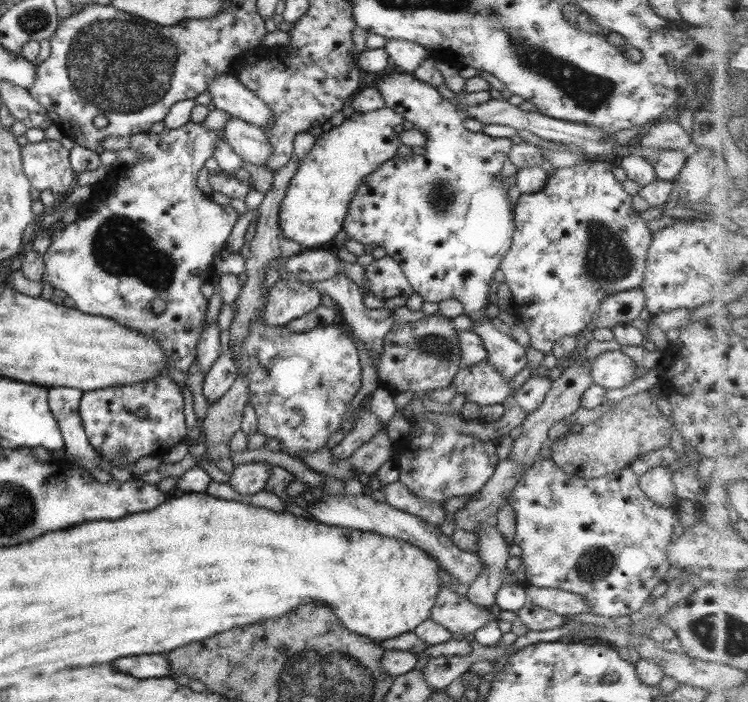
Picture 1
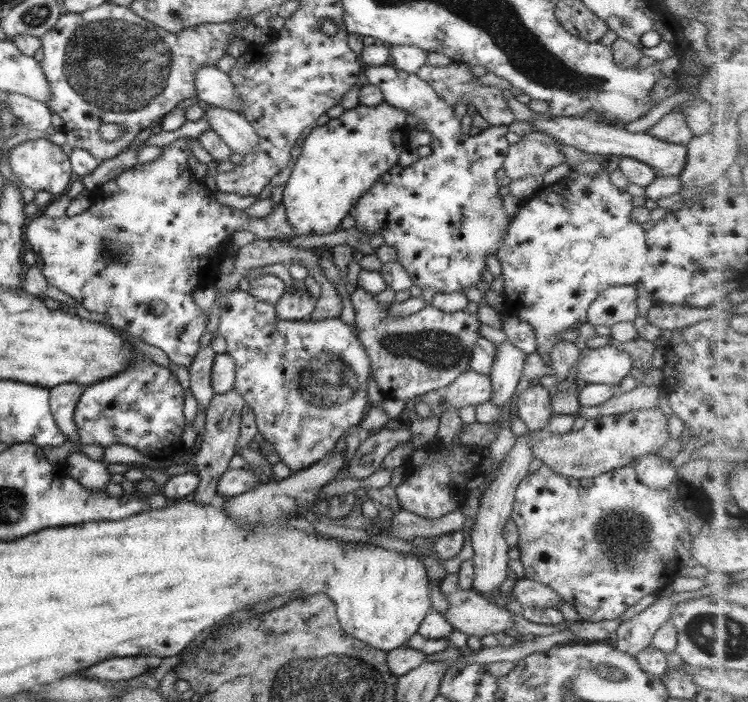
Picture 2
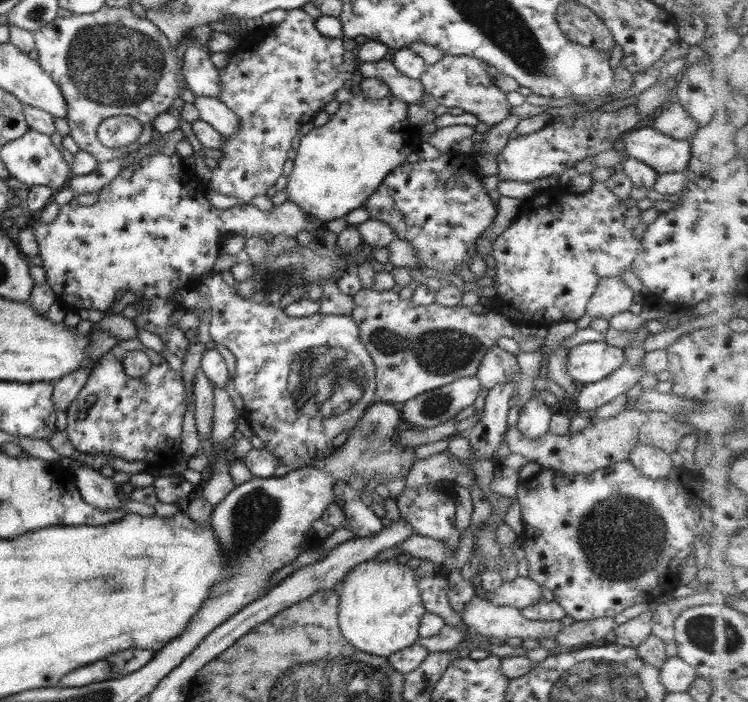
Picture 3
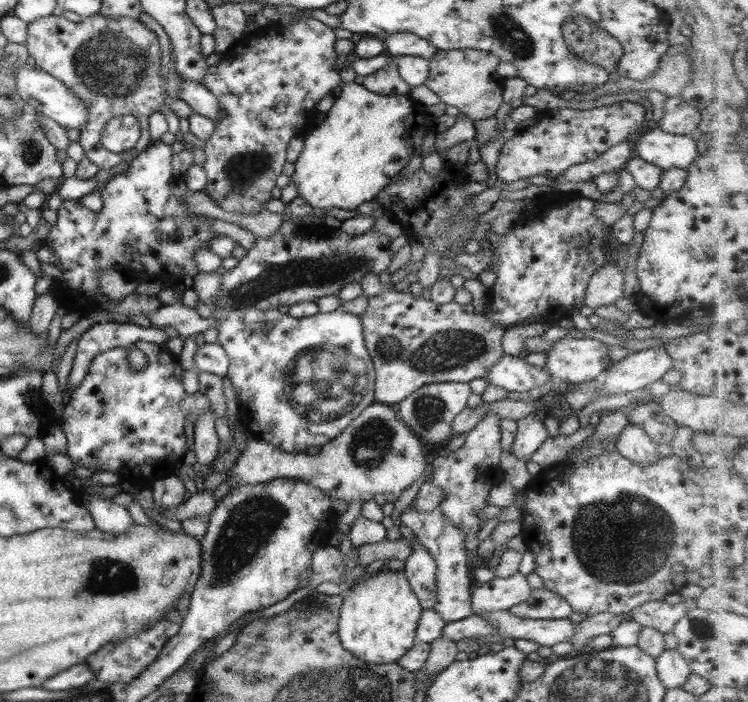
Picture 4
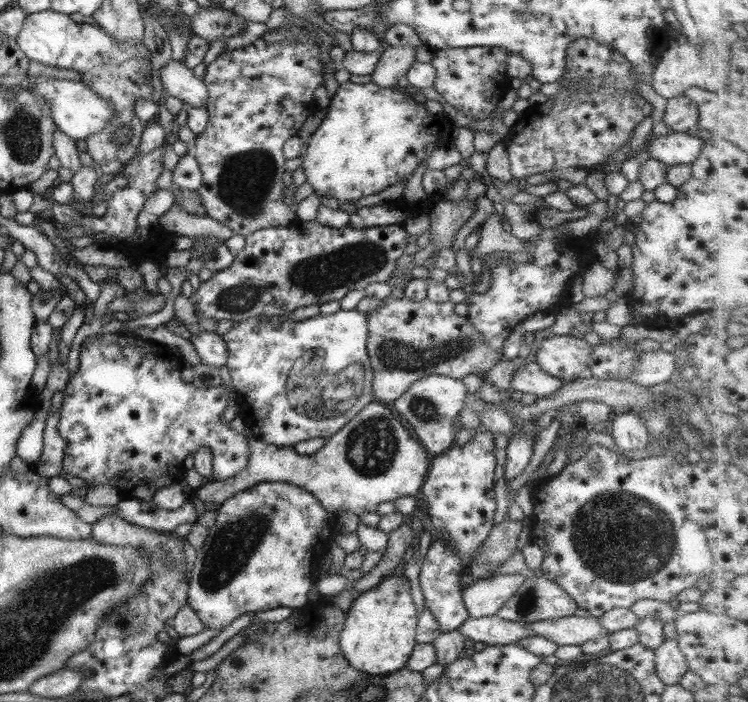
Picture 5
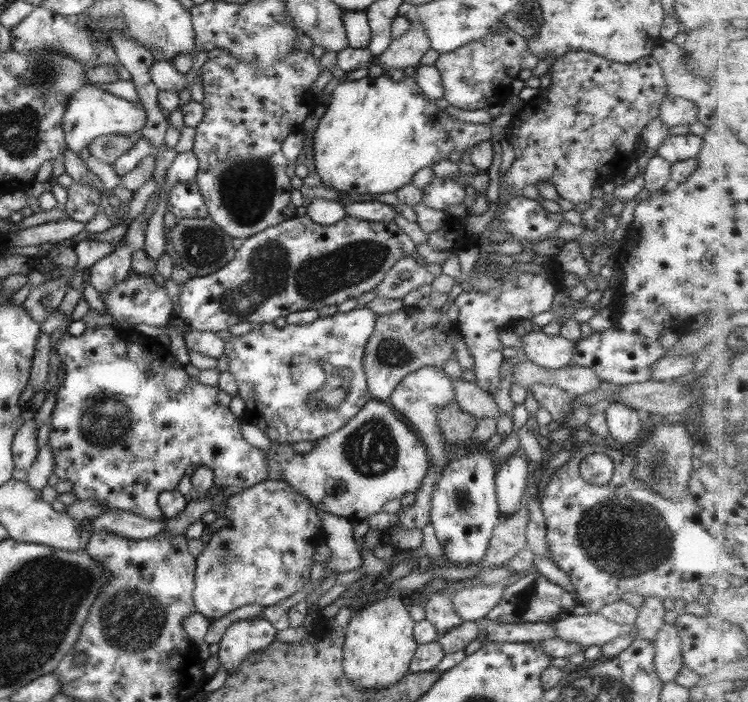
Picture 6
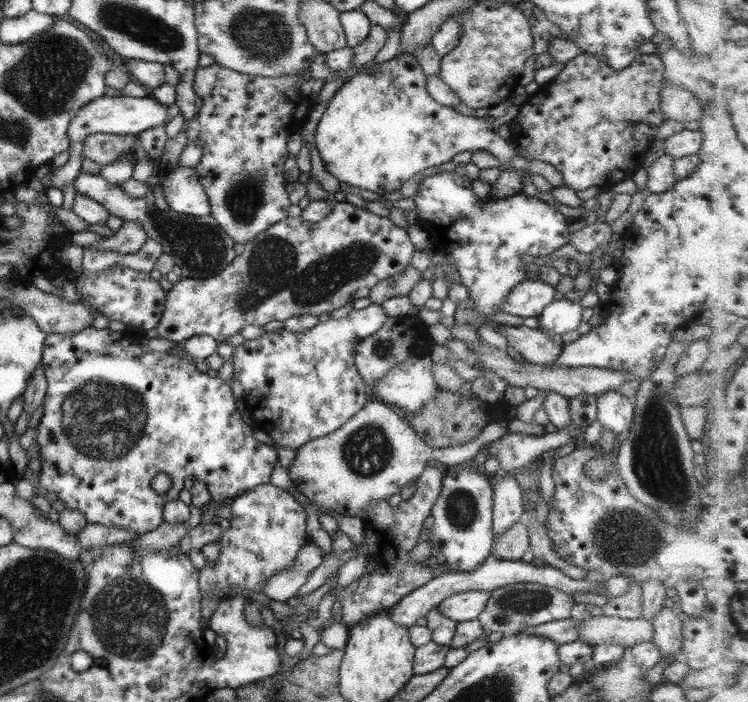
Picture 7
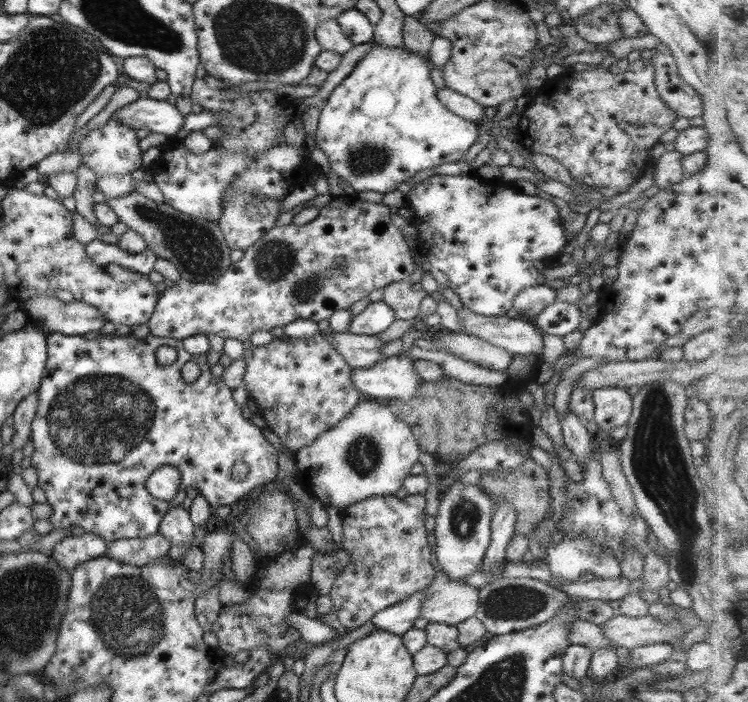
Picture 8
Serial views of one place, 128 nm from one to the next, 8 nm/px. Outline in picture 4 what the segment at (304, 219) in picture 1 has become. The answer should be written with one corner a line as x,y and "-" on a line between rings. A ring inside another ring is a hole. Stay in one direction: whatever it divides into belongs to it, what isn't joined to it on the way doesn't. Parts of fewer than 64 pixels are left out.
353,81
343,82
341,93
324,119
307,136
294,161
290,181
311,208
353,210
373,200
389,185
412,156
421,154
423,137
434,123
426,109
405,95
379,95

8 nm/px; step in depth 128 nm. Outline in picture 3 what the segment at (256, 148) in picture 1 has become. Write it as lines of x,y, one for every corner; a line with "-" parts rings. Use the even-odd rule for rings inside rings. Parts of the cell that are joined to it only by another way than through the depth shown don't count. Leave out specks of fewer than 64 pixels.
195,97
192,102
198,112
199,120
213,127
222,137
237,134
239,119
221,101
210,97

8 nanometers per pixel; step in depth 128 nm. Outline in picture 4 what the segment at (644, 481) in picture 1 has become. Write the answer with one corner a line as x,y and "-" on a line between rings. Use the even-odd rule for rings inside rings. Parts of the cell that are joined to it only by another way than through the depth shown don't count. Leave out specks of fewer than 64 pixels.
628,424
616,436
616,452
637,465
657,463
661,456
653,443
639,426

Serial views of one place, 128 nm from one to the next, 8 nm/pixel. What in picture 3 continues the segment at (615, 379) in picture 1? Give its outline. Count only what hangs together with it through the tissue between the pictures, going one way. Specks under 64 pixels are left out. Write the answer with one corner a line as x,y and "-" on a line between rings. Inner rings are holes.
603,341
583,342
567,350
565,371
577,382
592,383
609,376
624,362
620,348

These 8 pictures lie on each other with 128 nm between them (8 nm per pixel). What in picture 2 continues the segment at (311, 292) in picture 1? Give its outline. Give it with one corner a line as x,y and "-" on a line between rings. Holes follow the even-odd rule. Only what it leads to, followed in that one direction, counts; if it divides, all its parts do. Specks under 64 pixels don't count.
285,288
279,301
274,304
276,318
281,320
301,320
309,318
315,306
315,300
309,292

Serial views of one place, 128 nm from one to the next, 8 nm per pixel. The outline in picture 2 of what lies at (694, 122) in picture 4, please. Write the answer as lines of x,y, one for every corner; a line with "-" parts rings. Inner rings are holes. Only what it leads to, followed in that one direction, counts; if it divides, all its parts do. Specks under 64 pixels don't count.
669,111
660,120
646,130
649,136
673,144
686,145
691,140
693,134
687,126
682,112

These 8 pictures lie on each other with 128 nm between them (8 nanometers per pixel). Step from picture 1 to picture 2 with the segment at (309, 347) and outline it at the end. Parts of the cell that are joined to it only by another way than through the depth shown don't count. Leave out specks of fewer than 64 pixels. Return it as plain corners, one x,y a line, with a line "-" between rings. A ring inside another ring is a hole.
237,288
228,293
217,291
216,297
213,303
218,317
215,335
224,338
226,353
235,365
231,390
241,395
251,408
258,433
272,446
279,462
297,472
333,452
336,441
344,437
345,431
362,422
368,403
369,357
352,328
339,318
315,322
281,320
276,318
274,305
255,300
253,295

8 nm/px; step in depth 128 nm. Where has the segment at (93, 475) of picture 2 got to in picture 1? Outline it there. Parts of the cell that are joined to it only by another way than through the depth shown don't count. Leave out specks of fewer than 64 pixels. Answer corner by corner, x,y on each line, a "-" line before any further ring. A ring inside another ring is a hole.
57,386
48,389
47,402
59,427
65,454
75,459
77,463
73,463
73,466
89,473
93,467
98,468
100,456
89,445
84,434
78,405
81,394
82,390

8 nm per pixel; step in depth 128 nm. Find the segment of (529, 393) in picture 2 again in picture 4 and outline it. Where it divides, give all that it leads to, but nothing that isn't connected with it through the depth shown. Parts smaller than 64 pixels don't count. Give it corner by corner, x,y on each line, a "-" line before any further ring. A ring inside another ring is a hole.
535,413
516,420
516,434
512,448
509,450
519,460
528,457
548,438
545,426

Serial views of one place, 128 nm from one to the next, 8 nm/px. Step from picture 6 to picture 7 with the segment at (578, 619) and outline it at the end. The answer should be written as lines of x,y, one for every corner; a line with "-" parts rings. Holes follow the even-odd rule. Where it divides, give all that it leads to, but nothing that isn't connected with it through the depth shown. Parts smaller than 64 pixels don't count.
616,616
591,617
577,621
579,639
590,647
599,644
619,644
623,648
651,641
653,627
643,618
621,619

